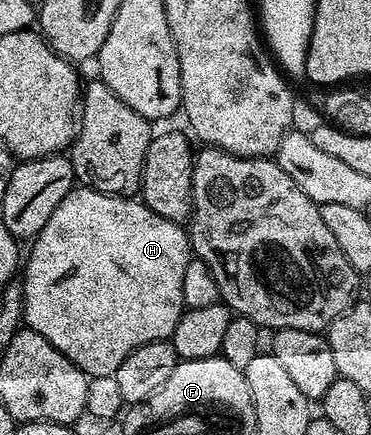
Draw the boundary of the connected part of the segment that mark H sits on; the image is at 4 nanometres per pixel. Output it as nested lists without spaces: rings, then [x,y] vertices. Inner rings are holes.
[[[75,188],[68,196],[64,196],[64,200],[60,200],[56,212],[48,216],[48,224],[44,224],[44,228],[33,239],[32,245],[34,247],[31,248],[30,255],[27,258],[25,255],[20,279],[22,316],[25,325],[40,336],[44,336],[44,340],[48,340],[52,348],[68,356],[68,360],[72,360],[72,364],[76,364],[76,368],[80,368],[87,376],[95,378],[114,374],[116,368],[120,368],[120,364],[124,364],[124,360],[136,348],[149,342],[165,342],[173,339],[176,324],[184,313],[184,268],[188,268],[192,257],[187,231],[179,223],[164,220],[164,216],[156,216],[156,212],[149,210],[140,200],[131,200],[129,197],[116,194],[102,194],[89,188]]]

